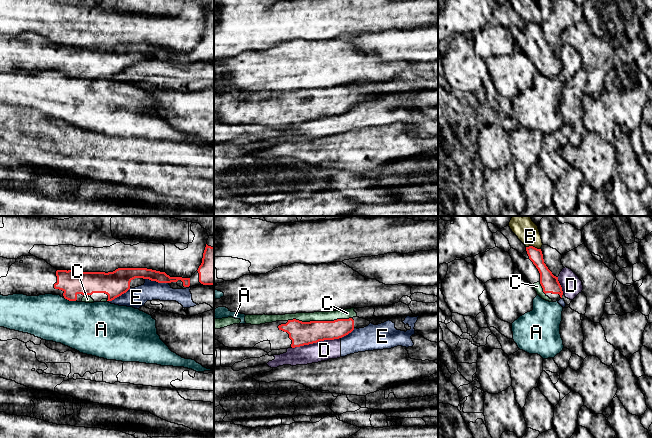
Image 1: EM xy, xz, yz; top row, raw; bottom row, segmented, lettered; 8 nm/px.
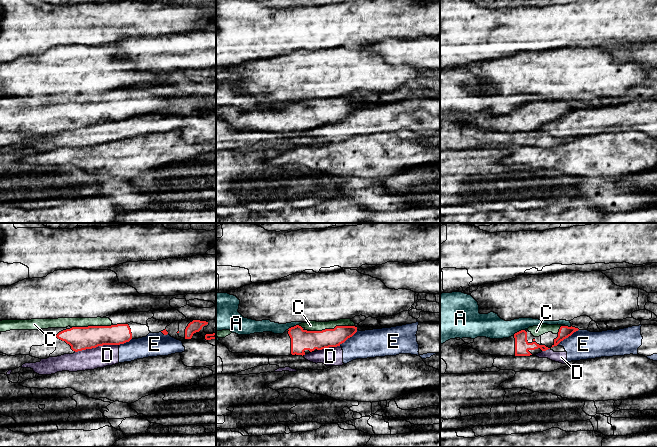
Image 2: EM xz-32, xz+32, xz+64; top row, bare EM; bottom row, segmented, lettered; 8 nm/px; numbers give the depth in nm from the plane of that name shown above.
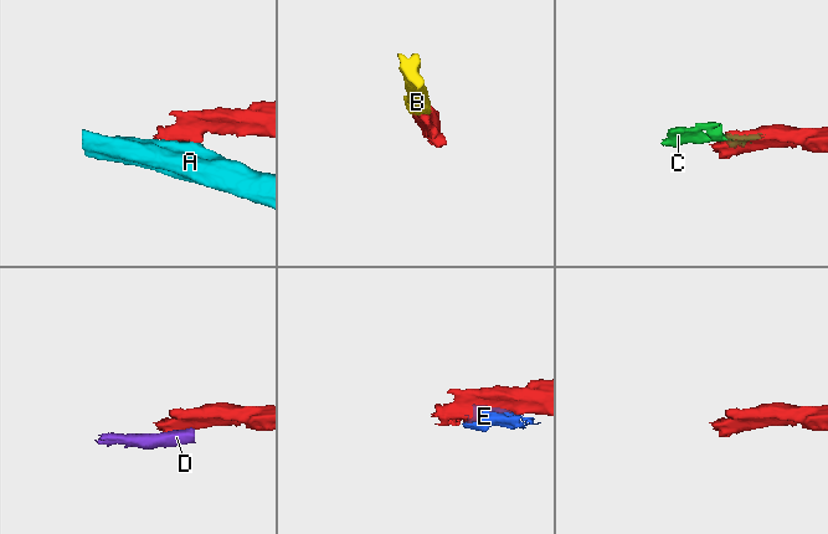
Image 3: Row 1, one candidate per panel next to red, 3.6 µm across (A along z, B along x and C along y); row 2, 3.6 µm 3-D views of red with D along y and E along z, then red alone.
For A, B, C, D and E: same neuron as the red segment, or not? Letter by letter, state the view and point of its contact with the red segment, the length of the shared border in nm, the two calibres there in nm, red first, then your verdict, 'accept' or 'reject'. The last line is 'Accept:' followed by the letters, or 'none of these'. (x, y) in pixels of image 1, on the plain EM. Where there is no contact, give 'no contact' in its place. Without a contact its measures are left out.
A: xy (70, 76) | 100 nm | 190/400 nm | reject
B: yz (532, 22) | 120 nm | 110/170 nm | reject
C: xz (319, 97) | 500 nm | 190/80 nm | accept
D: xz (316, 118) | 400 nm | 190/160 nm | reject
E: xy (156, 57) | 200 nm | 110/160 nm | reject
Accept: C

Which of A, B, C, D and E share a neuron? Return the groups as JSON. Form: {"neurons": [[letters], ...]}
{"neurons": [["A"], ["B"], ["C"], ["D", "E"]]}

